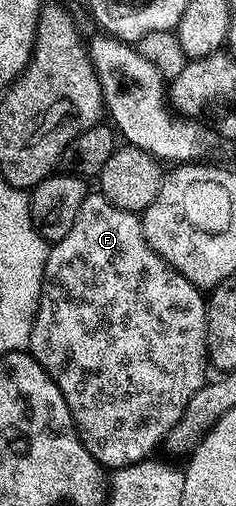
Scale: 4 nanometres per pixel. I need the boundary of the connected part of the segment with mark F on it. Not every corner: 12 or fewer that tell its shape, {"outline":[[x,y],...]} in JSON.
{"outline":[[87,193],[29,353],[103,468],[207,381],[203,291]]}

